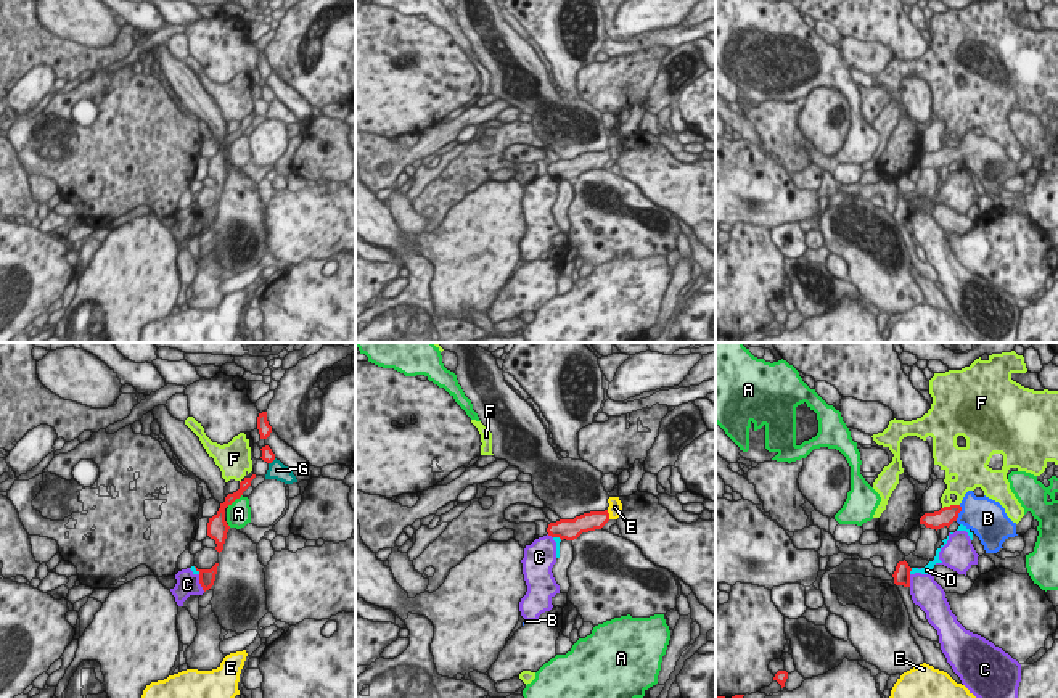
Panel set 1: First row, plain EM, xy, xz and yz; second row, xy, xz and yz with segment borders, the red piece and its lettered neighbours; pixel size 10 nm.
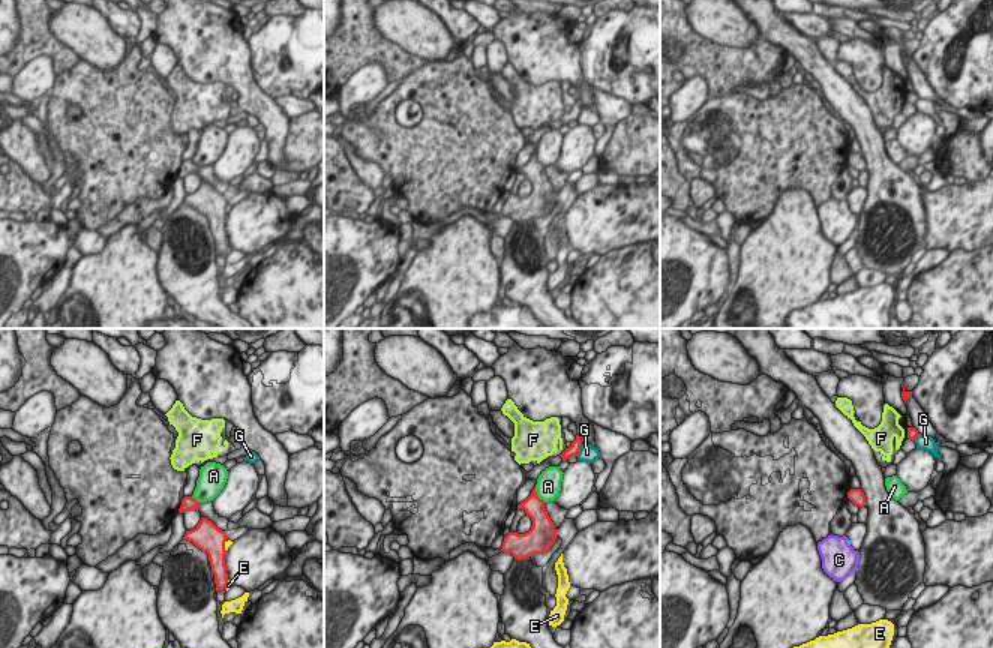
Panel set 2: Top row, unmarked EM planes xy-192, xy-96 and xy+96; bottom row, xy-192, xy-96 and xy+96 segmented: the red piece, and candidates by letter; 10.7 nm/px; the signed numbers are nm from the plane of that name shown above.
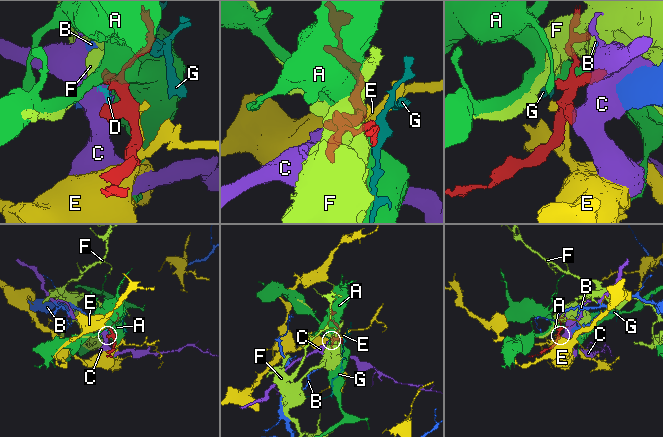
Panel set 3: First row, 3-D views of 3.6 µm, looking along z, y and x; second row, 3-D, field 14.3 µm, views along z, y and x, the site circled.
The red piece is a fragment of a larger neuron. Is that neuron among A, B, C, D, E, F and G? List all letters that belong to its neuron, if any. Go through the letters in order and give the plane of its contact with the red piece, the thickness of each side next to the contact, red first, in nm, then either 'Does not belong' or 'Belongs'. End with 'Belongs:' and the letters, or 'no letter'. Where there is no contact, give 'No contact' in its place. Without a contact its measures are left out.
A: Touches red in xy. Thickness 130 nm (red) against 240 nm. Does not belong
B: Touches red in yz. Thickness 180 nm (red) against 380 nm. Belongs
C: Touches red in xy. Thickness 160 nm (red) against 220 nm. Does not belong
D: Touches red in yz. Thickness 160 nm (red) against 90 nm. Does not belong
E: Touches red in xz. Thickness 190 nm (red) against 130 nm. Does not belong
F: Touches red in yz. Thickness 180 nm (red) against 190 nm. Does not belong
G: Touches red in xy. Thickness 130 nm (red) against 180 nm. Does not belong
Belongs: B

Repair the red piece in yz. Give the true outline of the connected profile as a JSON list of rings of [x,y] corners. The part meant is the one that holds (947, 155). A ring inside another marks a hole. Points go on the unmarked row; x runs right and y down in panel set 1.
[[[973,130],[965,133],[960,145],[944,146],[920,158],[920,164],[936,170],[949,167],[953,161],[971,169],[979,177],[986,193],[997,193],[1008,177],[1018,175],[1016,162],[1007,156],[1005,148],[986,135],[976,137]]]

